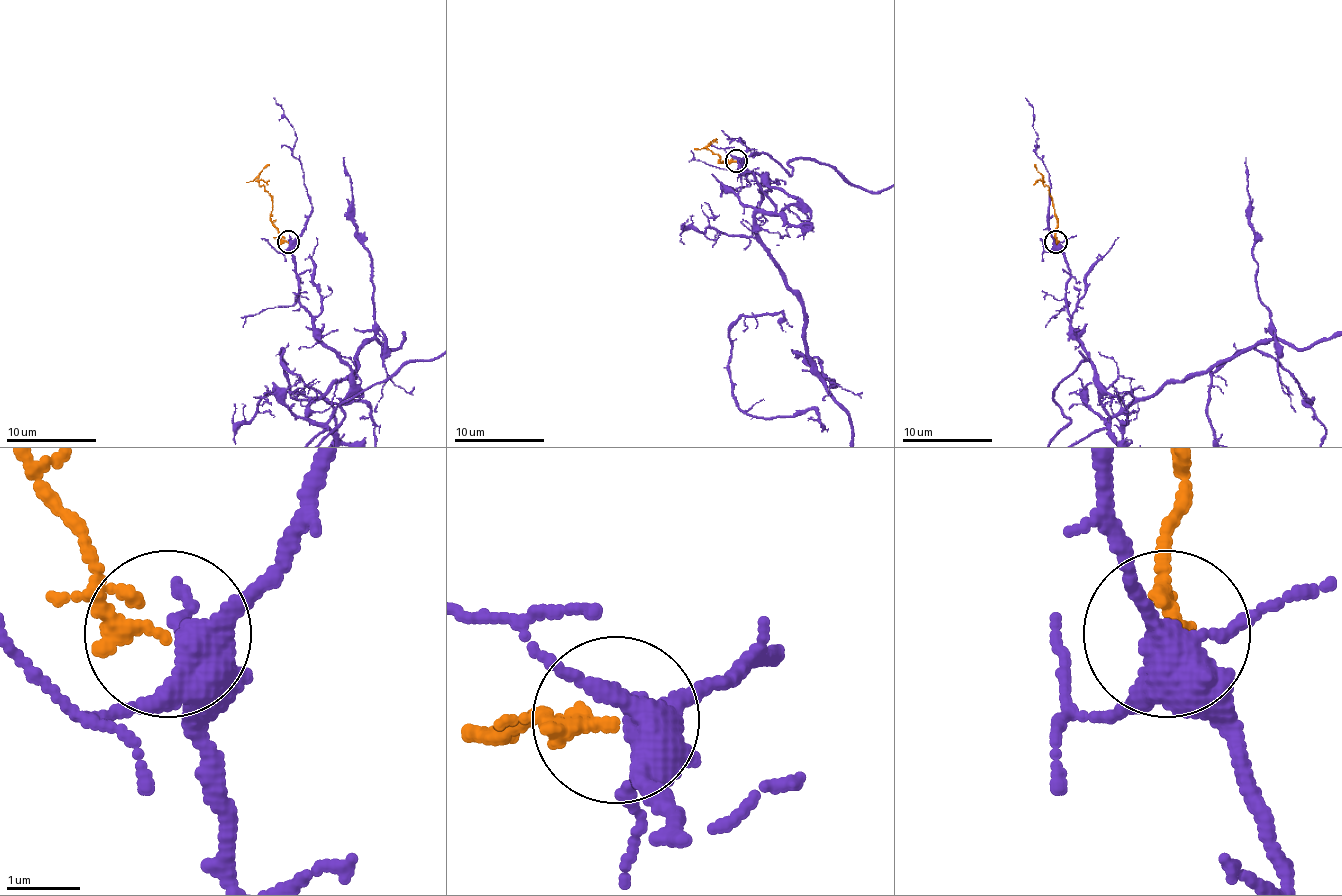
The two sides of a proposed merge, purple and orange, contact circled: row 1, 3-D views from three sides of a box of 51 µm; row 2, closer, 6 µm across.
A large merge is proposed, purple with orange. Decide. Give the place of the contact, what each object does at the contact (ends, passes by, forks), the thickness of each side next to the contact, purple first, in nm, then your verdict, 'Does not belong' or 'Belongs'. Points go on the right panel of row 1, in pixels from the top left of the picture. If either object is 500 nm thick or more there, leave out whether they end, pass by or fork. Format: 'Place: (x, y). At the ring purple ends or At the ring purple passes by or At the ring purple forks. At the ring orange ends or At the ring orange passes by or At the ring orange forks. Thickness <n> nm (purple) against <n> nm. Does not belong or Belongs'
Place: (1055, 242). At the ring purple forks. At the ring orange passes by. Thickness 360 nm (purple) against 140 nm. Does not belong

